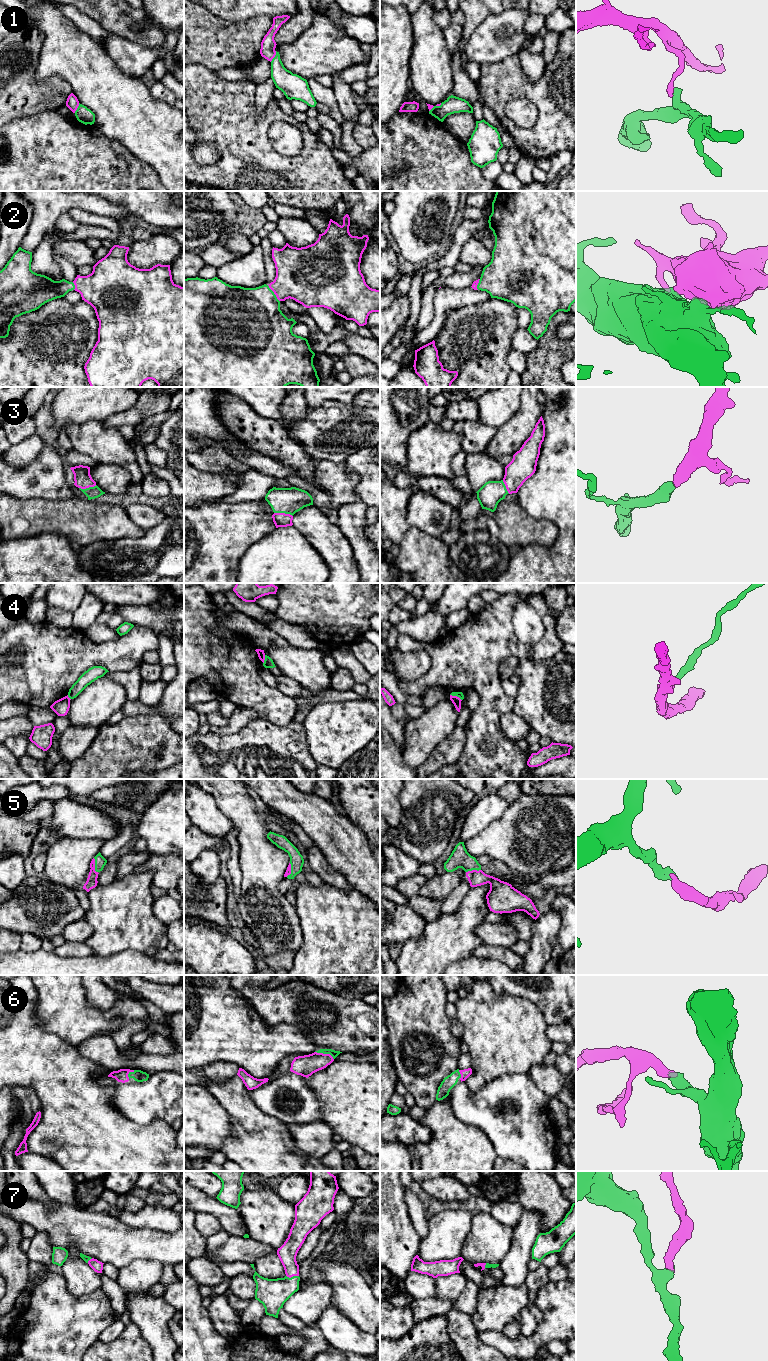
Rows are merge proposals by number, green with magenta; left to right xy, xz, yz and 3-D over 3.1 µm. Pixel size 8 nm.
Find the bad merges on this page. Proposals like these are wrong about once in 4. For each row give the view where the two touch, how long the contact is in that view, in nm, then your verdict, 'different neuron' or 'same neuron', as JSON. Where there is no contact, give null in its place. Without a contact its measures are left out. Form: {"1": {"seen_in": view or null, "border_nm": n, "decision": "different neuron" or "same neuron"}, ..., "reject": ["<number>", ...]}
{"1": {"seen_in": "xz", "border_nm": 100, "decision": "different neuron"}, "2": {"seen_in": "xz", "border_nm": 170, "decision": "same neuron"}, "3": {"seen_in": "xz", "border_nm": 160, "decision": "same neuron"}, "4": {"seen_in": "yz", "border_nm": 110, "decision": "different neuron"}, "5": {"seen_in": "xy", "border_nm": 120, "decision": "same neuron"}, "6": {"seen_in": "xz", "border_nm": 170, "decision": "same neuron"}, "7": {"seen_in": "xz", "border_nm": 100, "decision": "same neuron"}, "reject": ["1", "4"]}

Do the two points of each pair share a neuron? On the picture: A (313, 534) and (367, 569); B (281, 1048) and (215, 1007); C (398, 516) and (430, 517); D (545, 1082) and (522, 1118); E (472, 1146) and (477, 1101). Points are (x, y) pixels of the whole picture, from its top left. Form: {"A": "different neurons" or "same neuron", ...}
{"A": "different neurons", "B": "same neuron", "C": "different neurons", "D": "different neurons", "E": "different neurons"}

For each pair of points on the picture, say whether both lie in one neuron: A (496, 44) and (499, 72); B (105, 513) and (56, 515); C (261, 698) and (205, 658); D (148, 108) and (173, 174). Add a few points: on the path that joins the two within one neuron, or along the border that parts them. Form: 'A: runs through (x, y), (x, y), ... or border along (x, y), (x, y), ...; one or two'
A: border along (517, 54), (512, 54), (501, 61), (481, 65); two
B: runs through (93, 515), (68, 515); one
C: runs through (247, 687), (219, 659); one
D: runs through (148, 124), (155, 138), (173, 158); one

